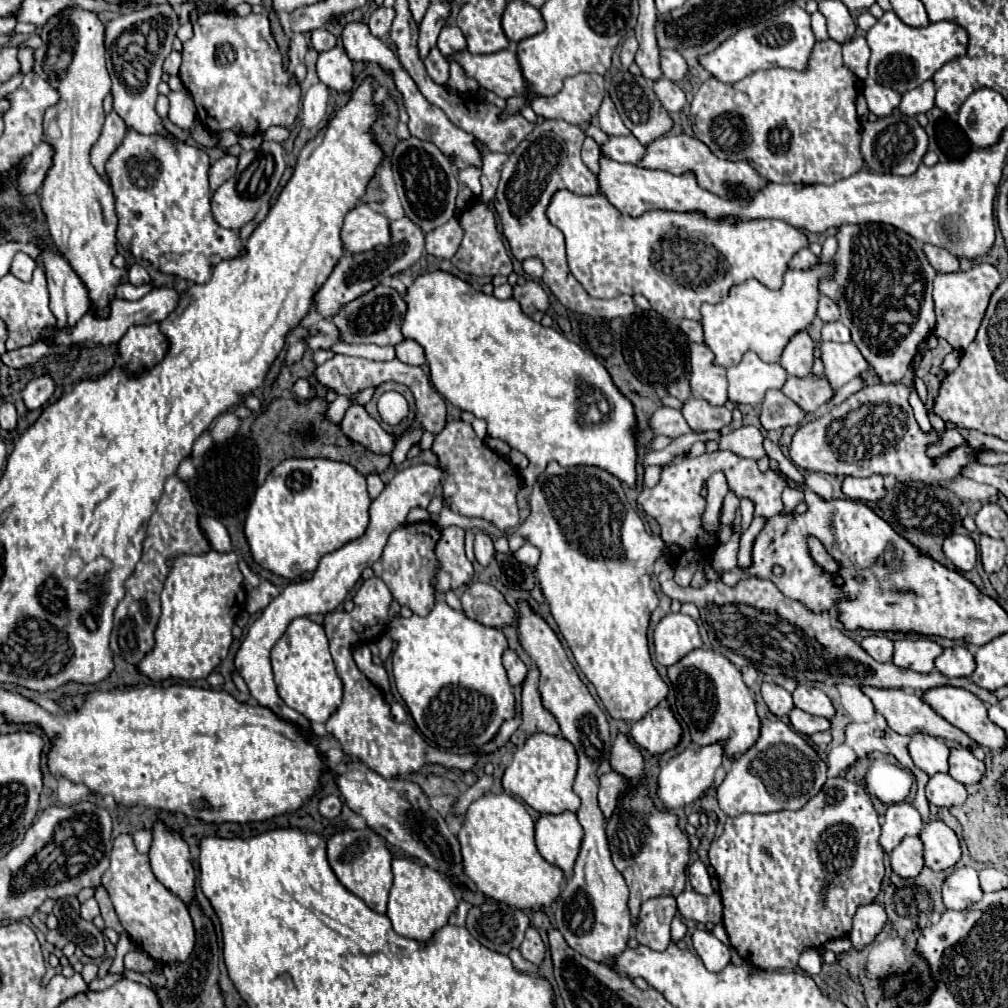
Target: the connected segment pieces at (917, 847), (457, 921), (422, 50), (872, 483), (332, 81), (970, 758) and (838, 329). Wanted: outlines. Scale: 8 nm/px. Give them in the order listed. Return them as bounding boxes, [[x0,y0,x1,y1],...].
[[890,837,924,877],[450,901,472,925],[418,1,450,59],[842,475,884,501],[316,45,354,93],[948,747,984,785],[822,321,850,343]]

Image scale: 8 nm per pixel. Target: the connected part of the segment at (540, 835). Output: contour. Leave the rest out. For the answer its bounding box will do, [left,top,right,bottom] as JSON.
[536,813,584,877]

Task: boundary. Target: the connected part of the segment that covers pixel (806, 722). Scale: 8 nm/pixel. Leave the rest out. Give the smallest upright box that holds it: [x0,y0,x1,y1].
[790,709,830,735]

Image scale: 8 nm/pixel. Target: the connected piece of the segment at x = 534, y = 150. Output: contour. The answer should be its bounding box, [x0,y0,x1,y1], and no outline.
[494,119,634,319]

